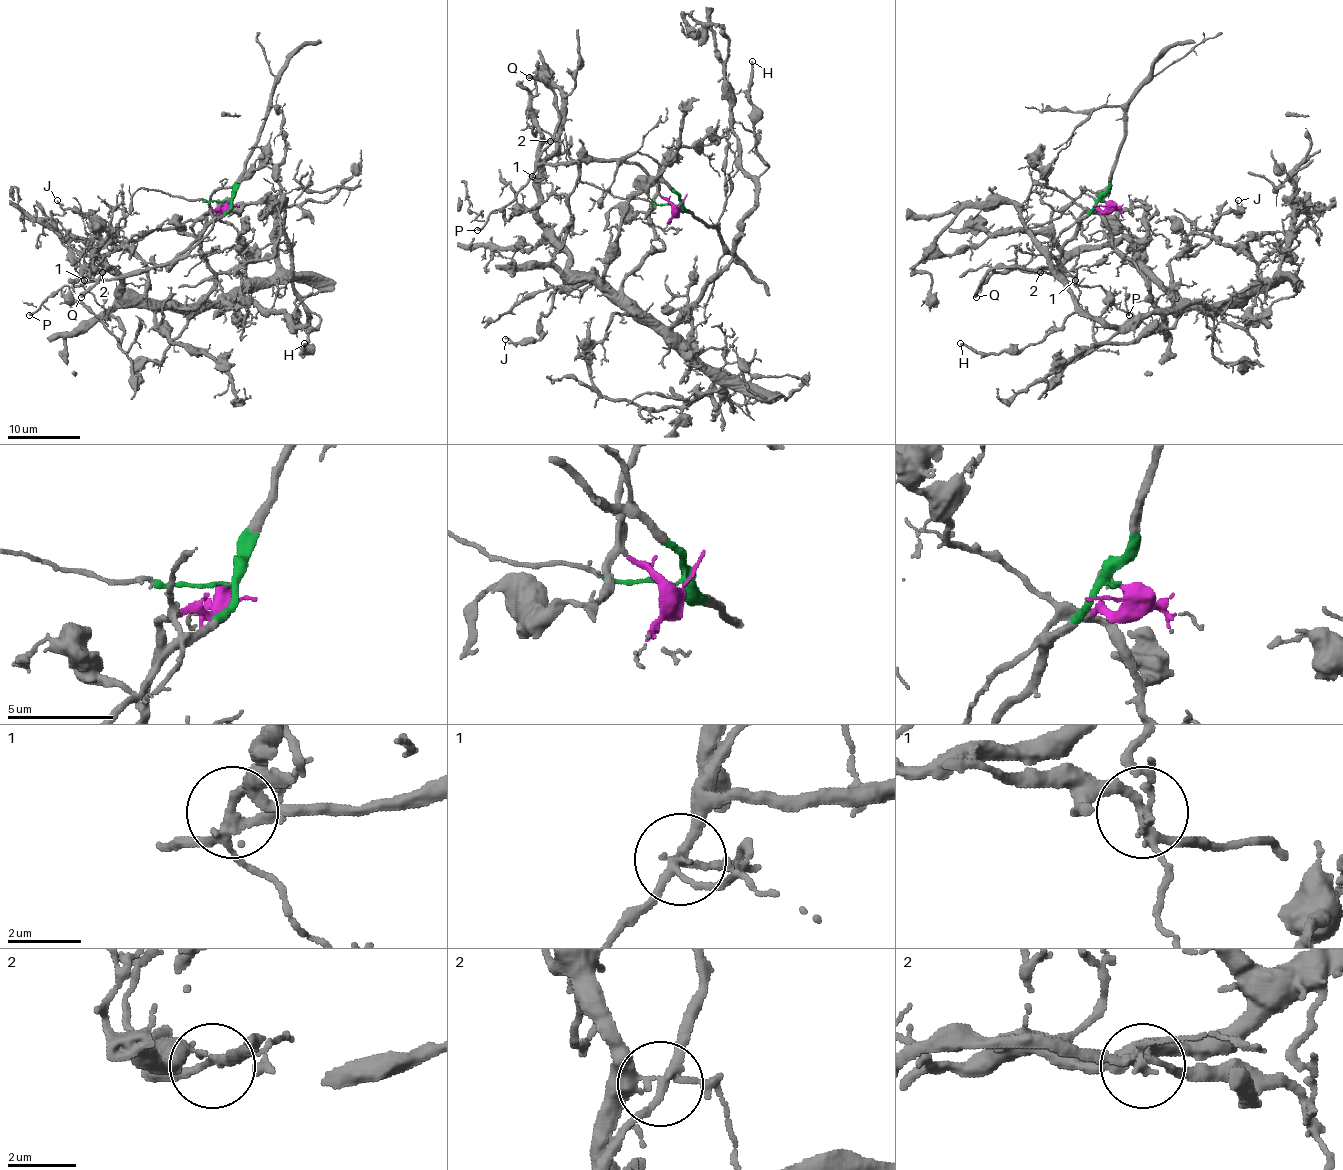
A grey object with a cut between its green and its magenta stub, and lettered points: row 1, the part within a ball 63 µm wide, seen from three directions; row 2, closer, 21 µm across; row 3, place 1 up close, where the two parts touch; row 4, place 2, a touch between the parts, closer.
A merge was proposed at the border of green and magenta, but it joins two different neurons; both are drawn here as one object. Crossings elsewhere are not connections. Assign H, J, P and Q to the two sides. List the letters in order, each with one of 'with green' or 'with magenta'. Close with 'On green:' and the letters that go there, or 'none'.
H: with magenta
J: with magenta
P: with green
Q: with green
On green: P, Q

